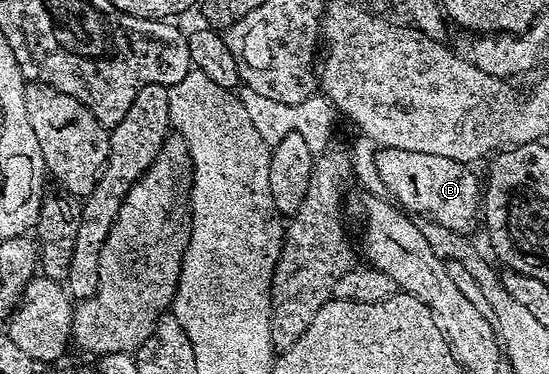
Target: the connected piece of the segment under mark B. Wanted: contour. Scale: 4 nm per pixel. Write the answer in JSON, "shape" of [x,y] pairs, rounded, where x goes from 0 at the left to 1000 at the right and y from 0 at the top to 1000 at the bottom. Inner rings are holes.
{"shape":[[[696,396],[685,422],[689,457],[694,463],[701,508],[712,519],[714,535],[732,561],[747,572],[776,570],[776,583],[787,586],[798,602],[818,610],[825,620],[860,626],[862,599],[871,599],[872,561],[880,548],[880,500],[860,460],[856,444],[840,441],[827,425],[807,425],[807,414],[778,414],[769,406],[734,404],[732,398]]]}

